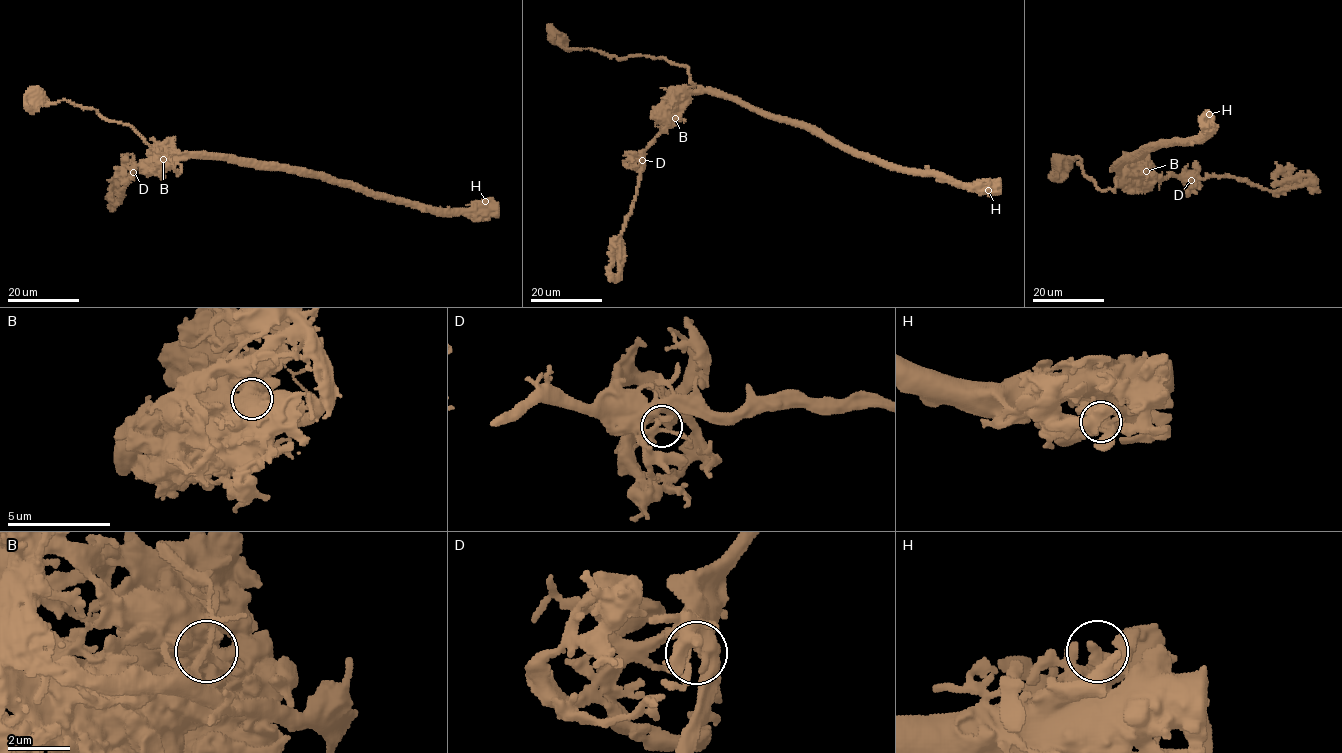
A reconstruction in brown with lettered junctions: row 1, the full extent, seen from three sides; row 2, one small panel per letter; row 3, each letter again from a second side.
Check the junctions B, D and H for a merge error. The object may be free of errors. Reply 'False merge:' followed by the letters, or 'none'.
False merge: B

